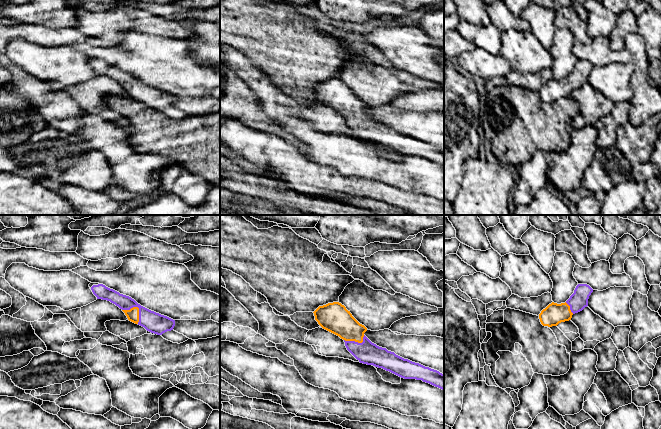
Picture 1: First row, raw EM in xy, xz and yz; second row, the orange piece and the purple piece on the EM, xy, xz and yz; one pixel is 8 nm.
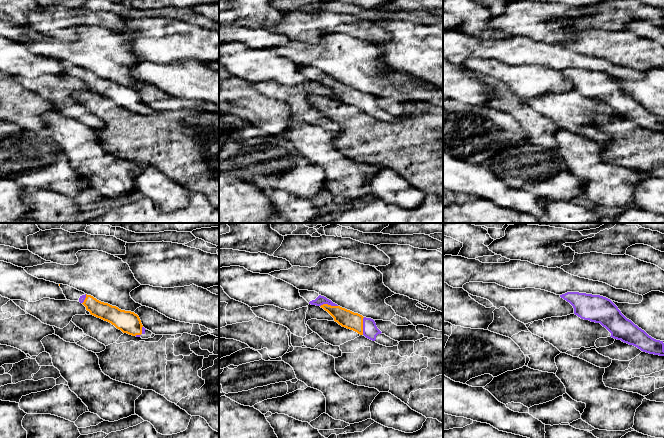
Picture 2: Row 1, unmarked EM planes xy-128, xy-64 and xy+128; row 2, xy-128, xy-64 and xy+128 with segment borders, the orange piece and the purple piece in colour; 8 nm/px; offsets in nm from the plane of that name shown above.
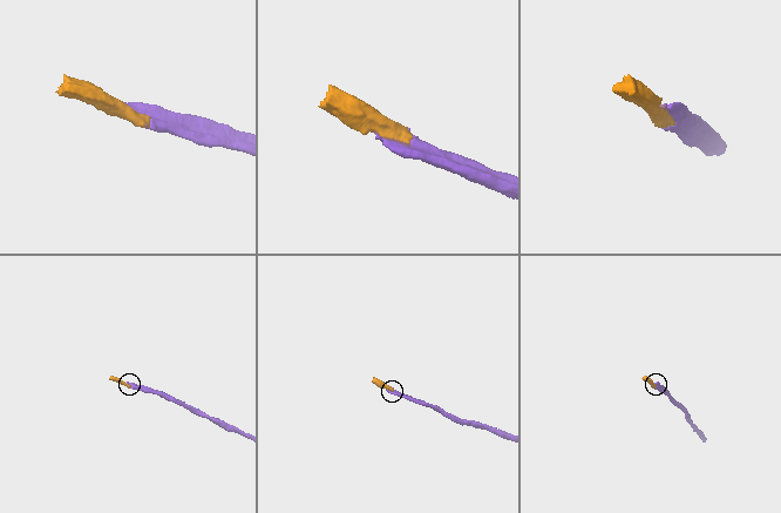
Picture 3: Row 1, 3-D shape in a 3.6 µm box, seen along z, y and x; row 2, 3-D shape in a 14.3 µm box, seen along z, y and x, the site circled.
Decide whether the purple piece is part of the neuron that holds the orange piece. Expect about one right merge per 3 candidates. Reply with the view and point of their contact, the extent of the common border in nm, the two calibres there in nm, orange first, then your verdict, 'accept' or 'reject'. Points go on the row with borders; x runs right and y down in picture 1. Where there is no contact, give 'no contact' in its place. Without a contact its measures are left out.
contact xy (138, 308); length 180 nm; calibres 100 and 160 nm; accept

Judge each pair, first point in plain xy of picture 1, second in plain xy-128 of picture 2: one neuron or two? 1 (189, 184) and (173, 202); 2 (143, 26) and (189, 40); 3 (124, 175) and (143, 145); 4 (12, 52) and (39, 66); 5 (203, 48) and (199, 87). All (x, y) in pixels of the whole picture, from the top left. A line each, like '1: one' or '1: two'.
1: one
2: two
3: two
4: one
5: two

